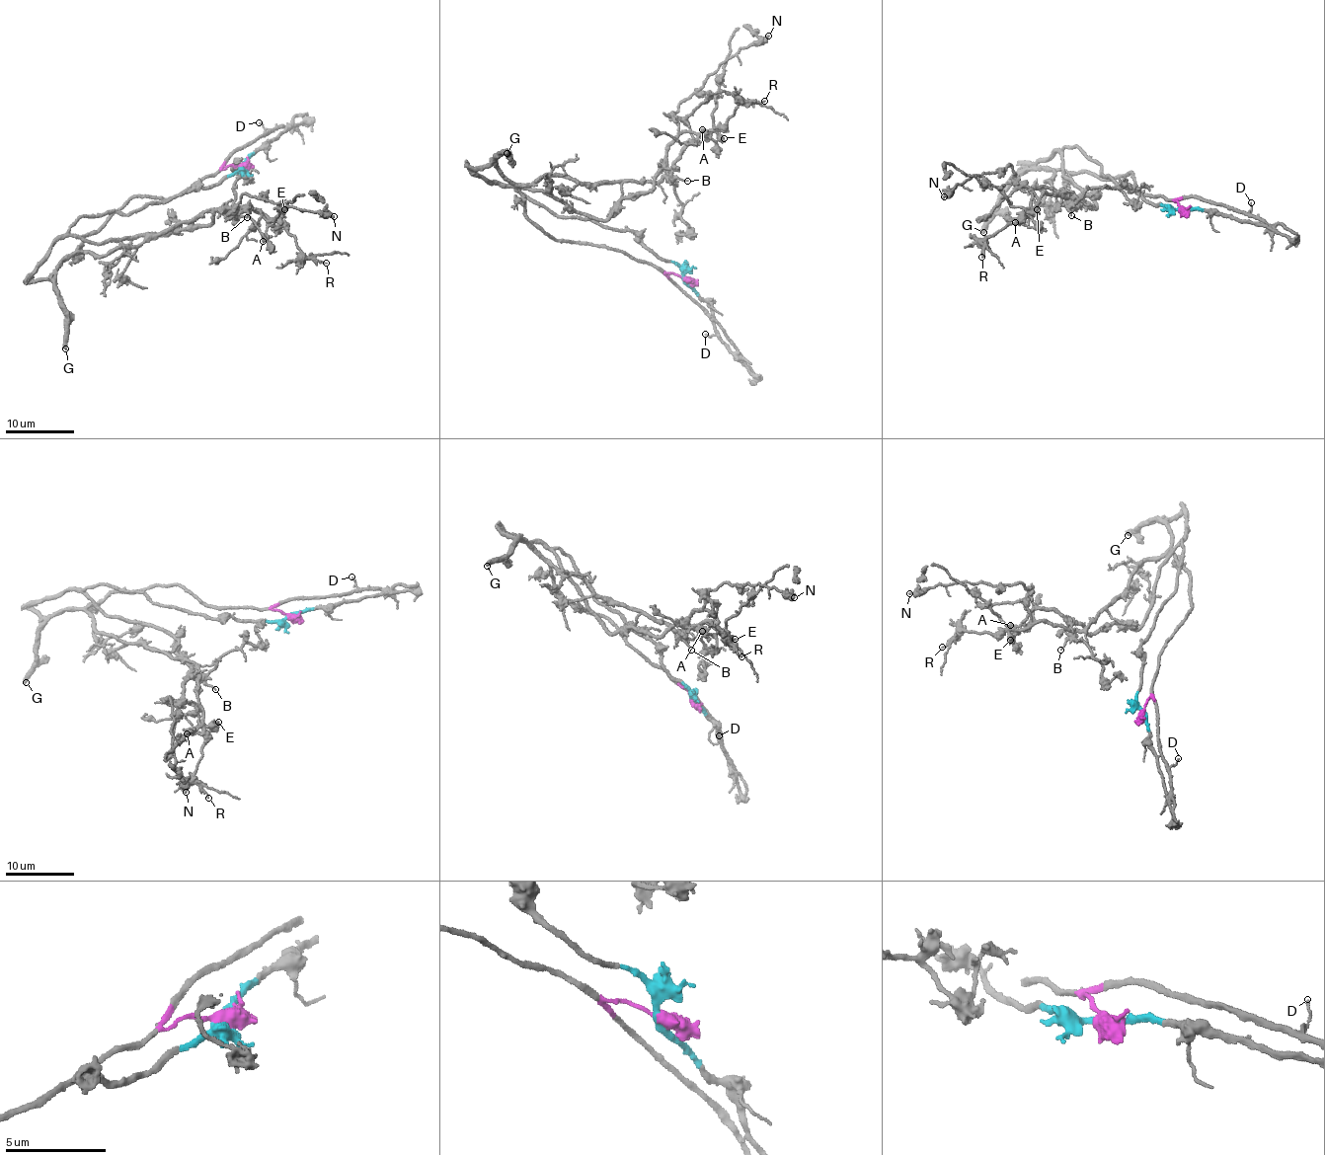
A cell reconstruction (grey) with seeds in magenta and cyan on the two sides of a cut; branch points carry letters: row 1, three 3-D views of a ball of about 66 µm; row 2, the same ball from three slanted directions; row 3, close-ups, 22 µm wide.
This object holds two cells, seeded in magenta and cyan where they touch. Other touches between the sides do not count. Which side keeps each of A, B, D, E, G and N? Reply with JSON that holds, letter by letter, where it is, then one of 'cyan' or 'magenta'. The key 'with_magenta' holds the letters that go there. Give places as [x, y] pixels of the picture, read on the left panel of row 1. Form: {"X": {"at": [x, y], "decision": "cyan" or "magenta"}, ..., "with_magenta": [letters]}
{"A": {"at": [263, 241], "decision": "magenta"}, "B": {"at": [247, 217], "decision": "magenta"}, "D": {"at": [259, 122], "decision": "magenta"}, "E": {"at": [284, 209], "decision": "magenta"}, "G": {"at": [65, 348], "decision": "magenta"}, "N": {"at": [334, 216], "decision": "cyan"}, "with_magenta": ["A", "B", "D", "E", "G"]}

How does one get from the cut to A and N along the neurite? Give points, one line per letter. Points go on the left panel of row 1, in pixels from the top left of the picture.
A: (241, 166), (169, 198), (129, 196), (77, 250), (109, 255), (205, 212), (251, 206), (268, 220), (264, 242)
N: (239, 166), (129, 214), (79, 218), (68, 232), (103, 242), (165, 235), (239, 212), (243, 193), (334, 216)

